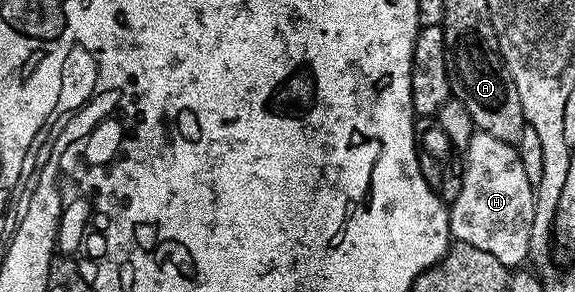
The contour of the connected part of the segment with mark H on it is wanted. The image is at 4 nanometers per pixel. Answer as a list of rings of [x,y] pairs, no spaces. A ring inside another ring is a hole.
[[[475,132],[471,136],[469,146],[463,152],[463,158],[465,170],[460,171],[459,196],[455,196],[455,200],[449,206],[450,235],[458,242],[471,244],[471,248],[491,252],[491,256],[495,256],[495,260],[499,260],[499,264],[507,268],[520,267],[524,263],[521,261],[529,258],[531,224],[535,216],[535,188],[531,180],[527,180],[527,172],[523,172],[523,160],[517,154],[516,145],[484,132]]]

